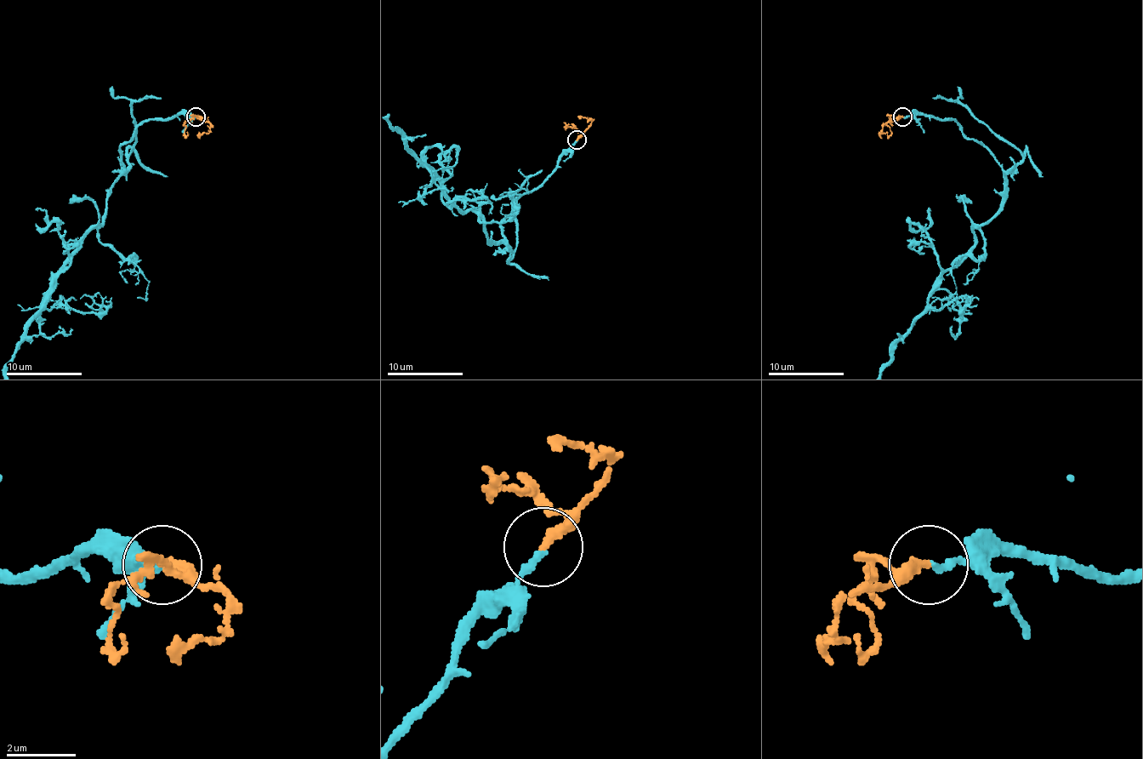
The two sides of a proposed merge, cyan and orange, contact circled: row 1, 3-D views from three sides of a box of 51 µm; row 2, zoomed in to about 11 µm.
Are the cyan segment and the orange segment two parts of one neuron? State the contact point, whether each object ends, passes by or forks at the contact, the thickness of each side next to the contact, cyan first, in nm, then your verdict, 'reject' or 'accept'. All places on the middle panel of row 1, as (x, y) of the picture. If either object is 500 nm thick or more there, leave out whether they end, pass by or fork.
(577, 139) | cyan ends | orange ends | 200/320 nm | accept

